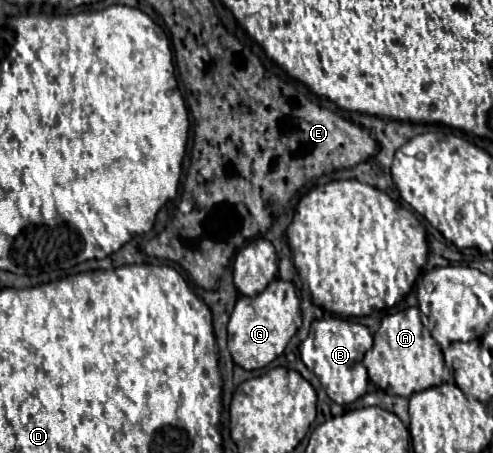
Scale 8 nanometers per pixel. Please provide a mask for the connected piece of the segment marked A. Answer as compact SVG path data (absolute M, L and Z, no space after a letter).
M406 308L382 320L374 334L374 346L366 352L362 364L368 370L370 382L388 394L408 398L414 392L440 386L445 379L445 362L440 346L430 331L420 322L418 308Z

